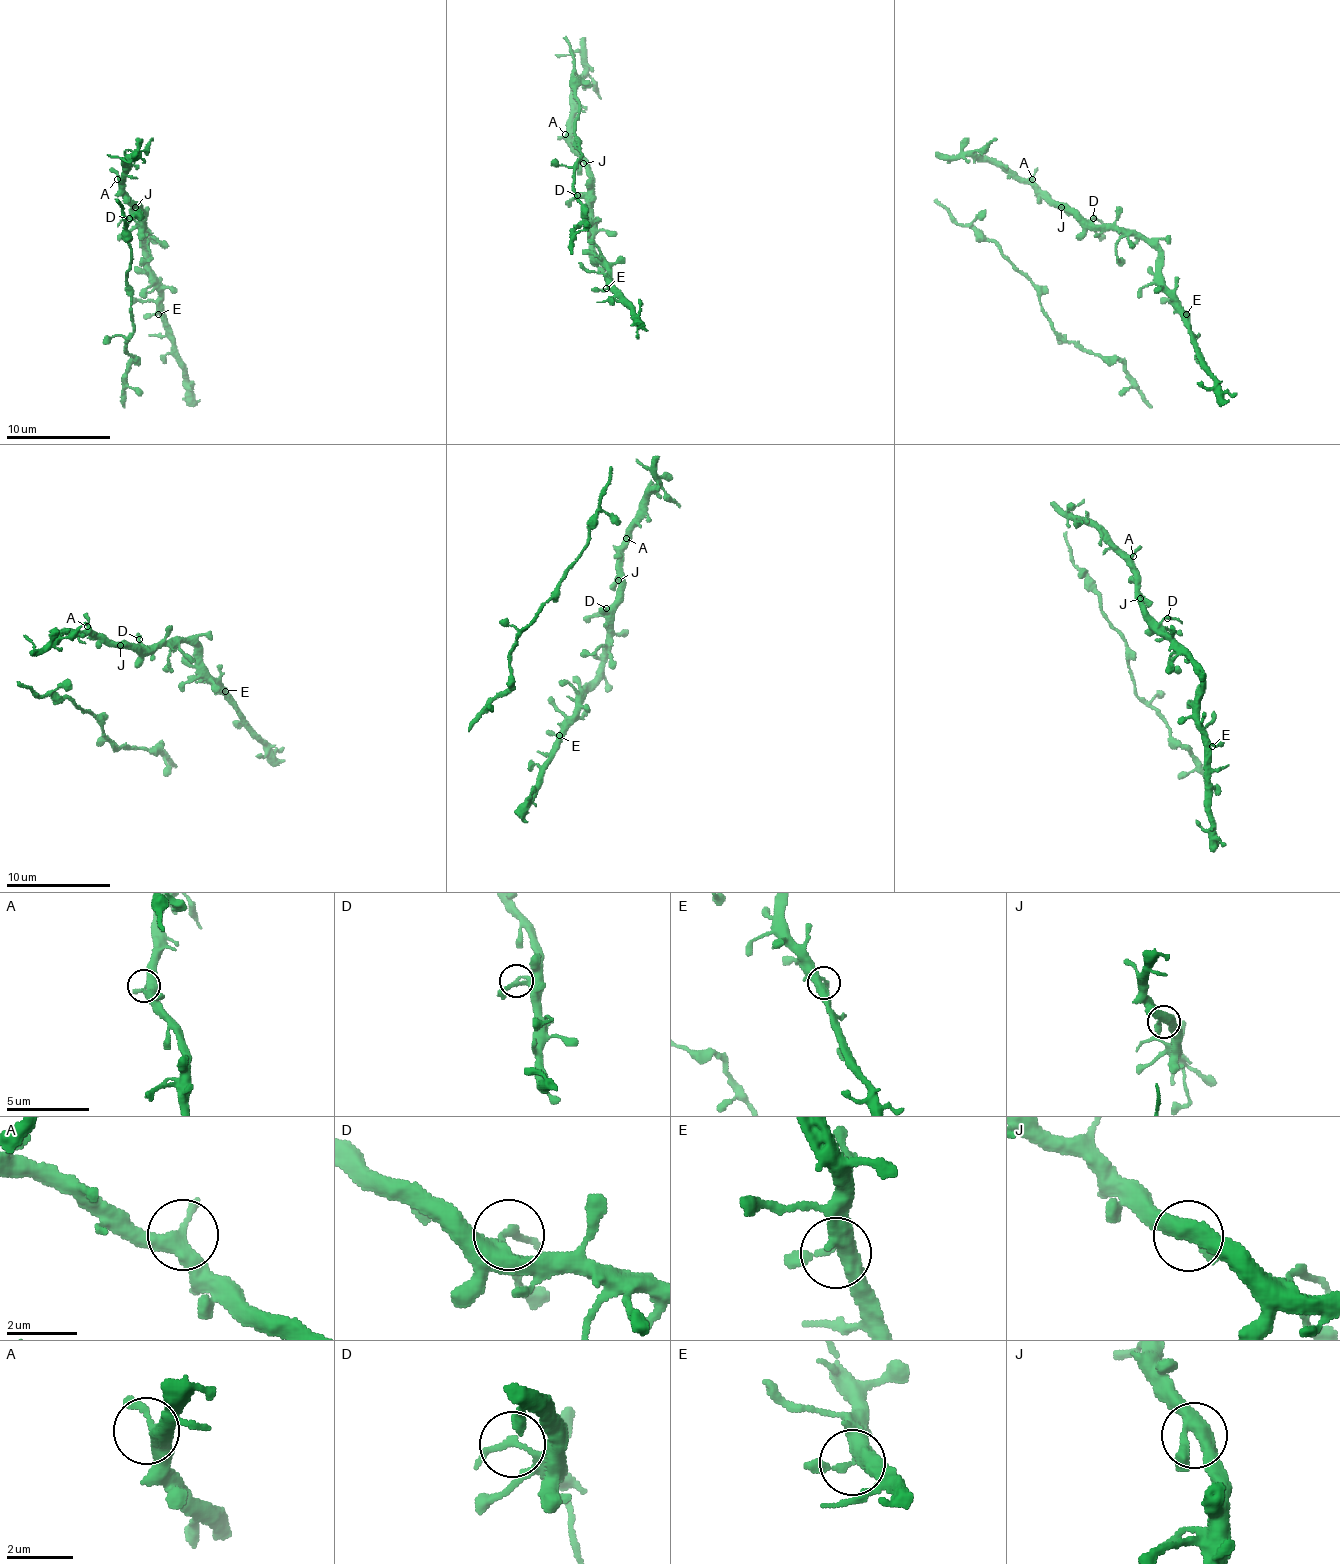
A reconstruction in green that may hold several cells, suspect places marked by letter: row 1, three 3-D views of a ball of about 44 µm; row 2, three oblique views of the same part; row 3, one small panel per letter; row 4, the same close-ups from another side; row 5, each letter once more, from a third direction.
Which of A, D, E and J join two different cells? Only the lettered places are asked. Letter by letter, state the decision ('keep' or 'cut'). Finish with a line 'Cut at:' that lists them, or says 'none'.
A: keep
D: keep
E: keep
J: keep
Cut at: none

